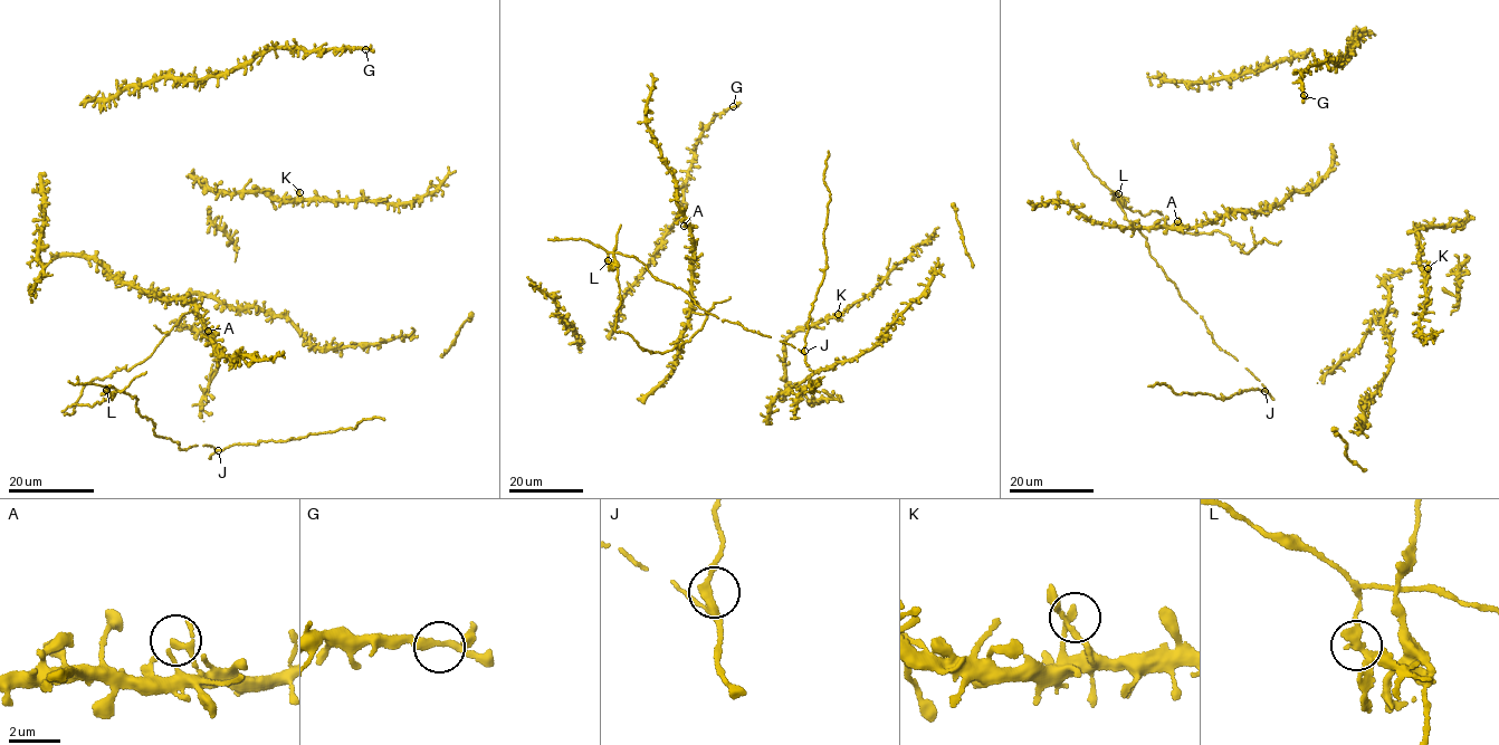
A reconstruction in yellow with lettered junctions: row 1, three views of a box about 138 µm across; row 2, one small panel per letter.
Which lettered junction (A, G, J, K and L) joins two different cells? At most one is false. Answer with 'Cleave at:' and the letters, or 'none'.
Cleave at: L

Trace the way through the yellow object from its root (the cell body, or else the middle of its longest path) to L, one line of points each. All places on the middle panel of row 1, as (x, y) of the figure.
L: (684, 292), (655, 278), (635, 257), (610, 251), (607, 260)

